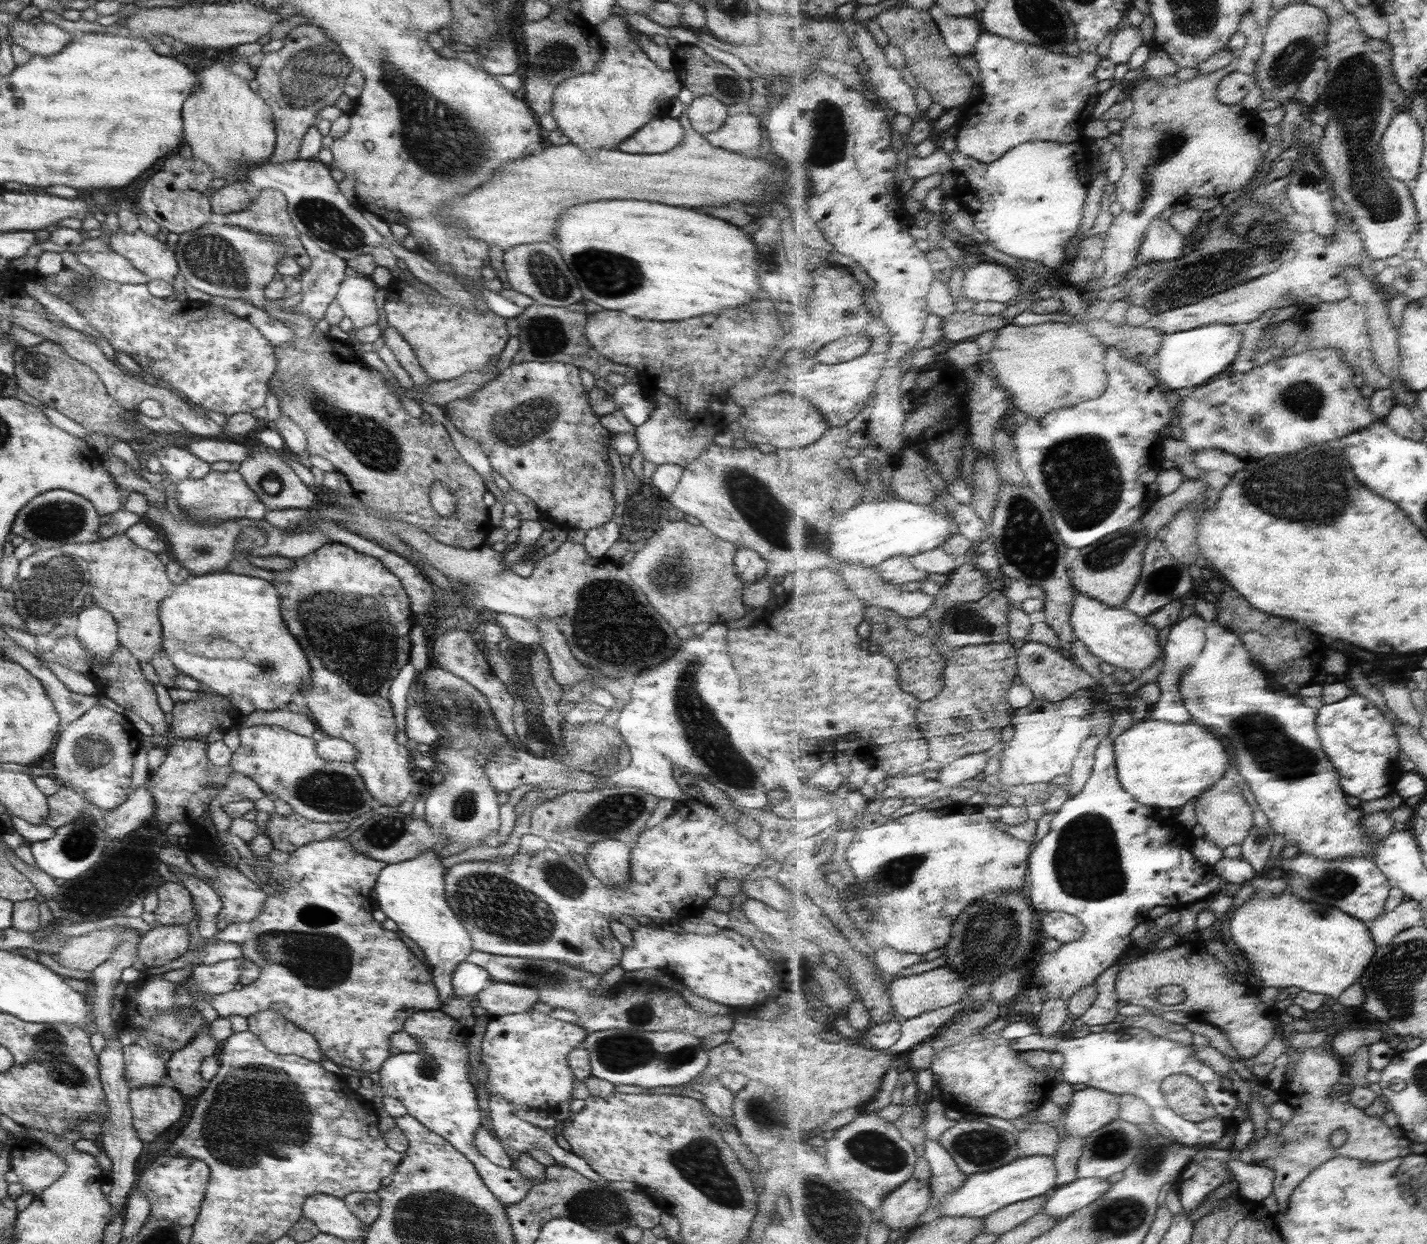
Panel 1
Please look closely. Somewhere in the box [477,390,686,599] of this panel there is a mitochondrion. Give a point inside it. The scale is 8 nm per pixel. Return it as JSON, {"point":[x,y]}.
{"point":[530,554]}

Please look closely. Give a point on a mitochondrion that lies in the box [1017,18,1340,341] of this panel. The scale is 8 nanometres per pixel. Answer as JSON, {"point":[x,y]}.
{"point":[1290,66]}

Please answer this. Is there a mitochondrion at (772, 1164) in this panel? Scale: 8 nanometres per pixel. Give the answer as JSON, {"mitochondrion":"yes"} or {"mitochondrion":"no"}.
{"mitochondrion":"no"}

